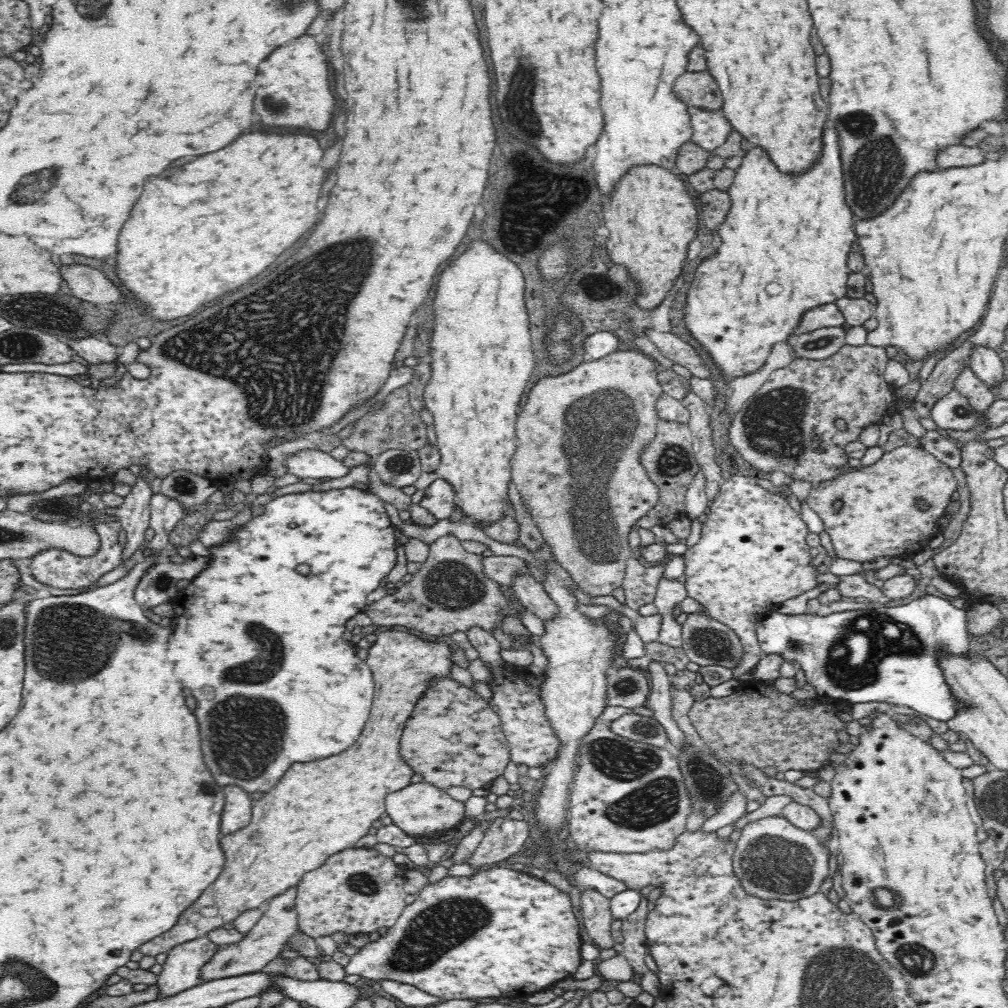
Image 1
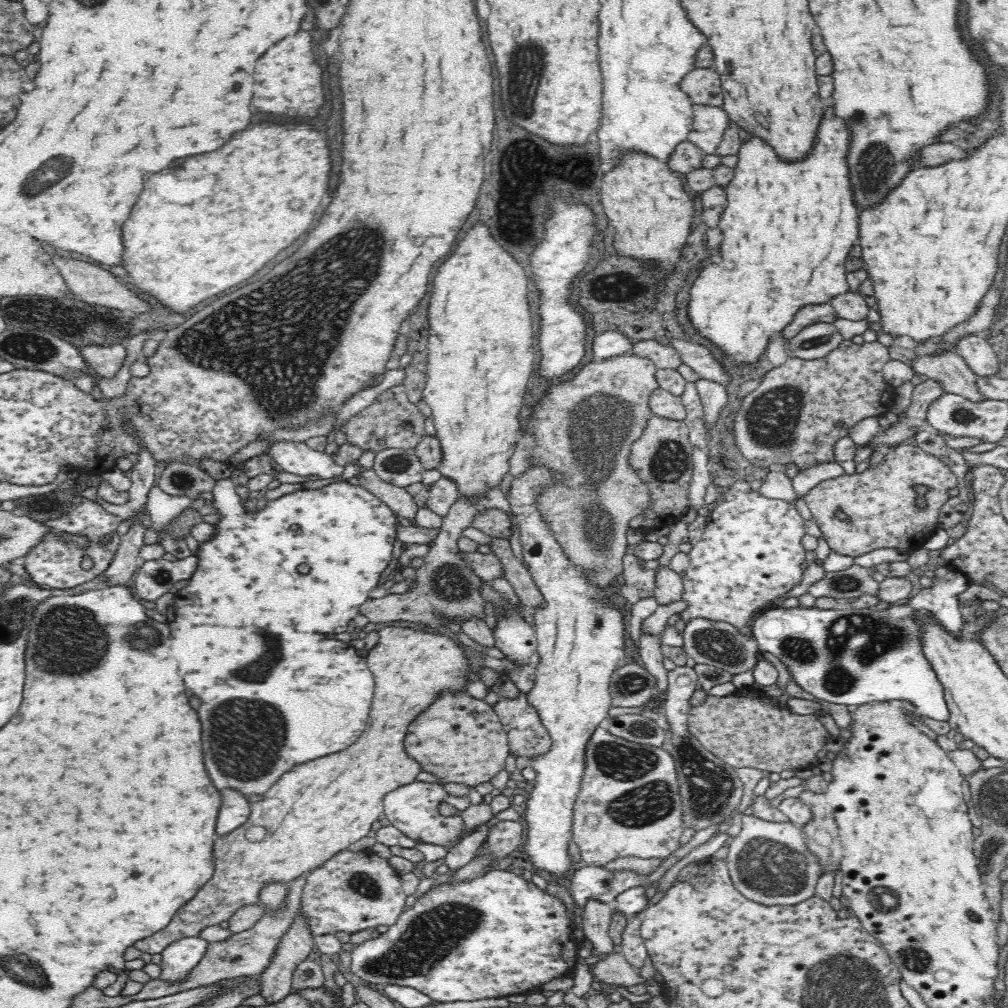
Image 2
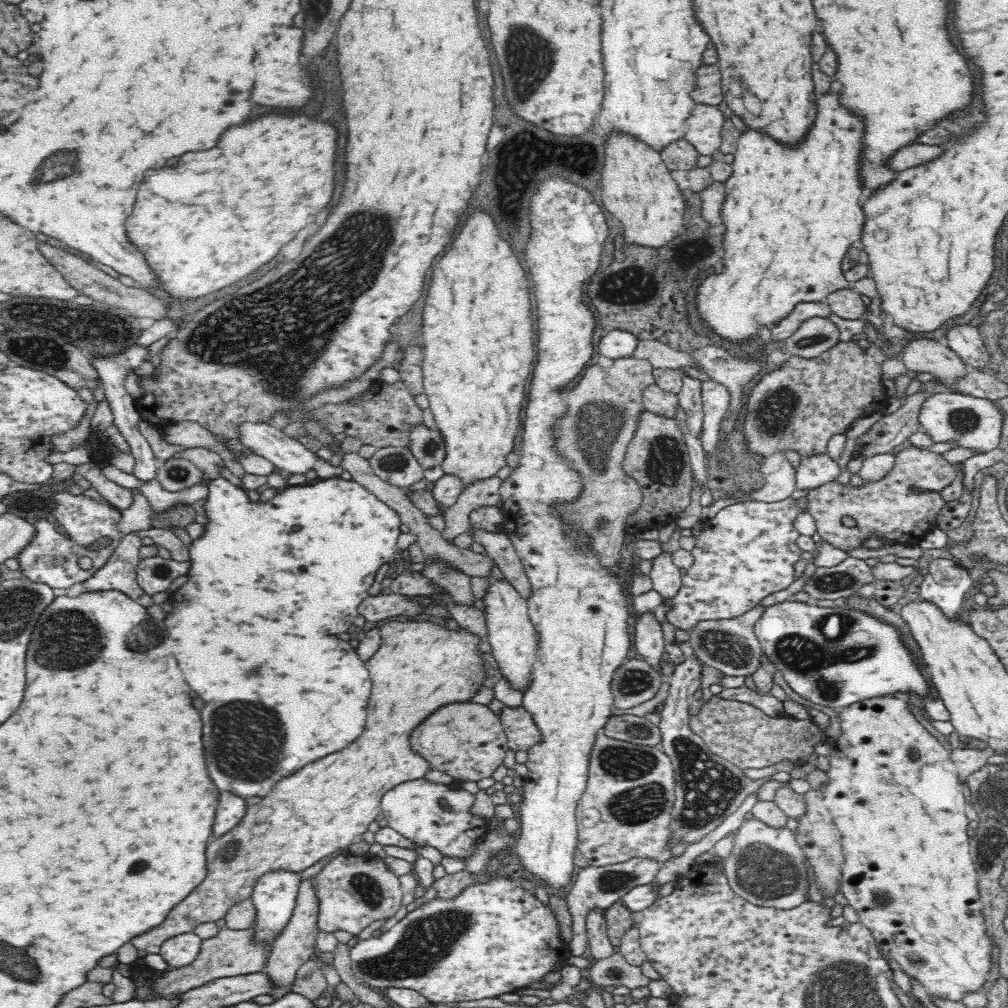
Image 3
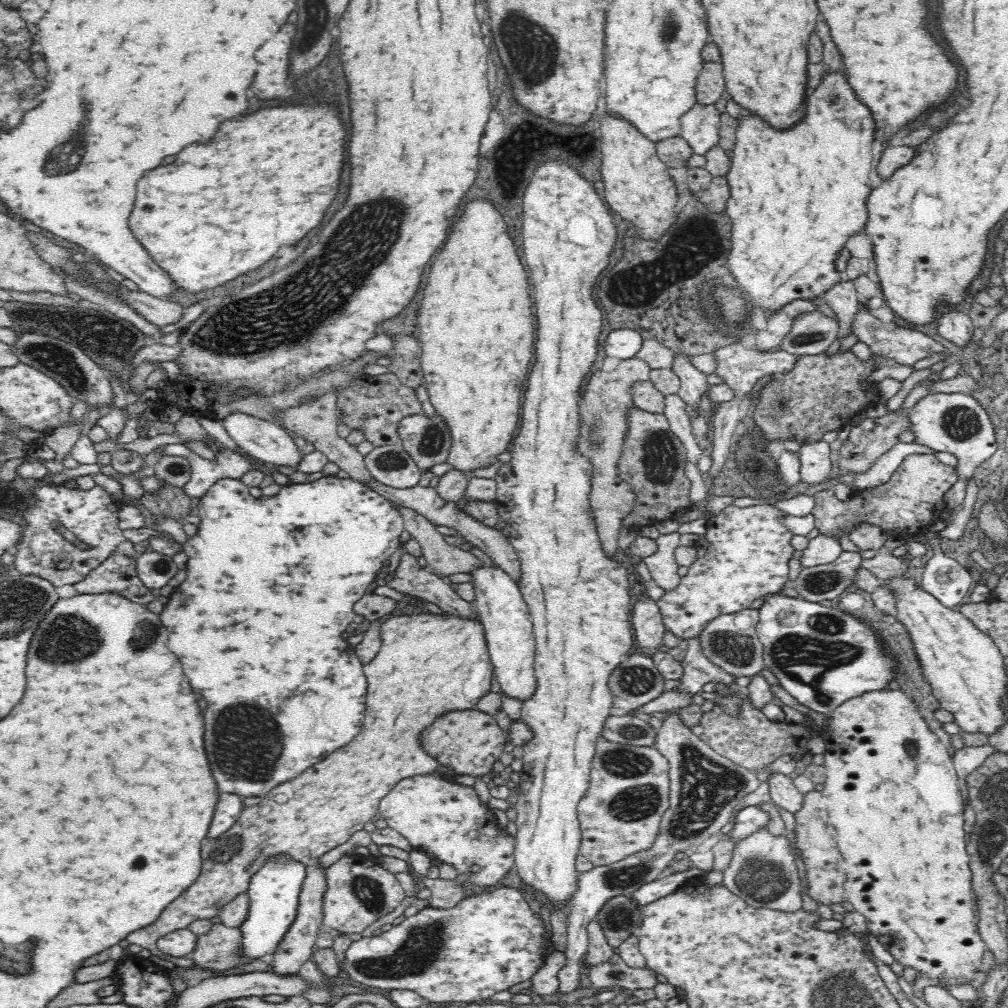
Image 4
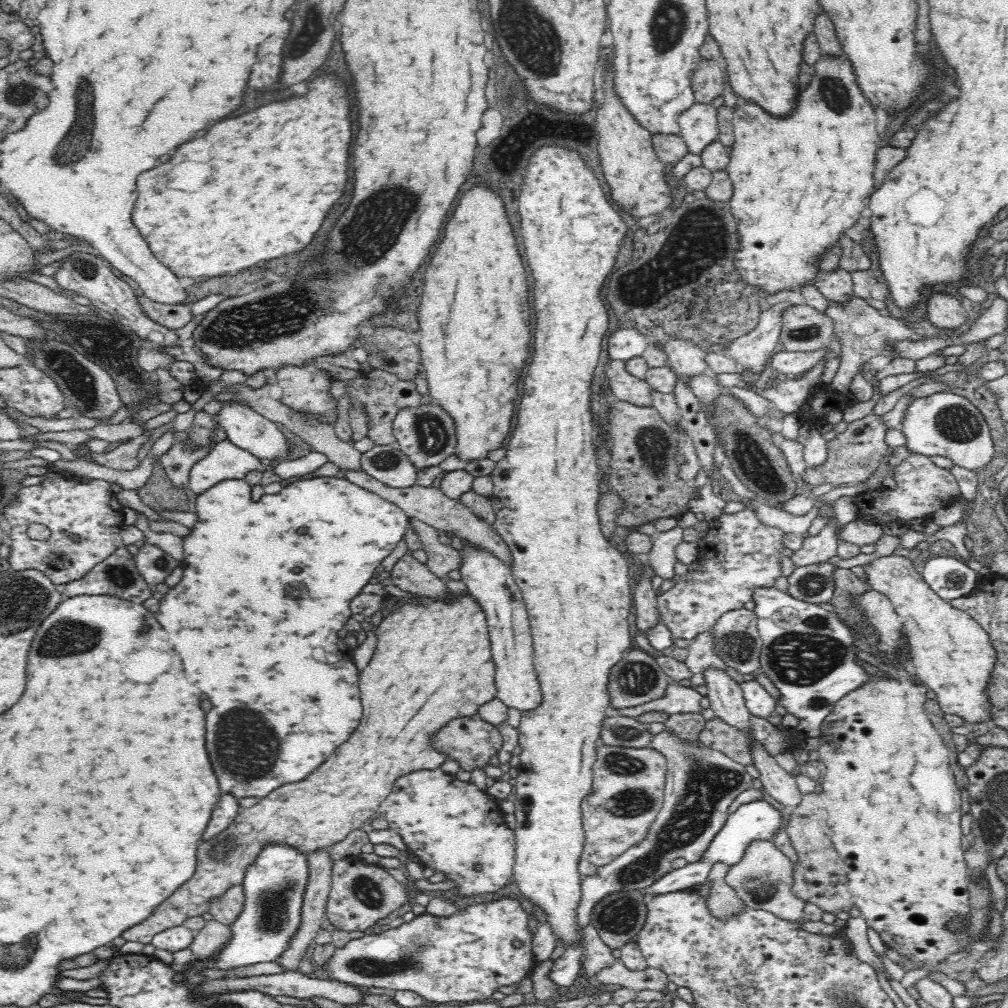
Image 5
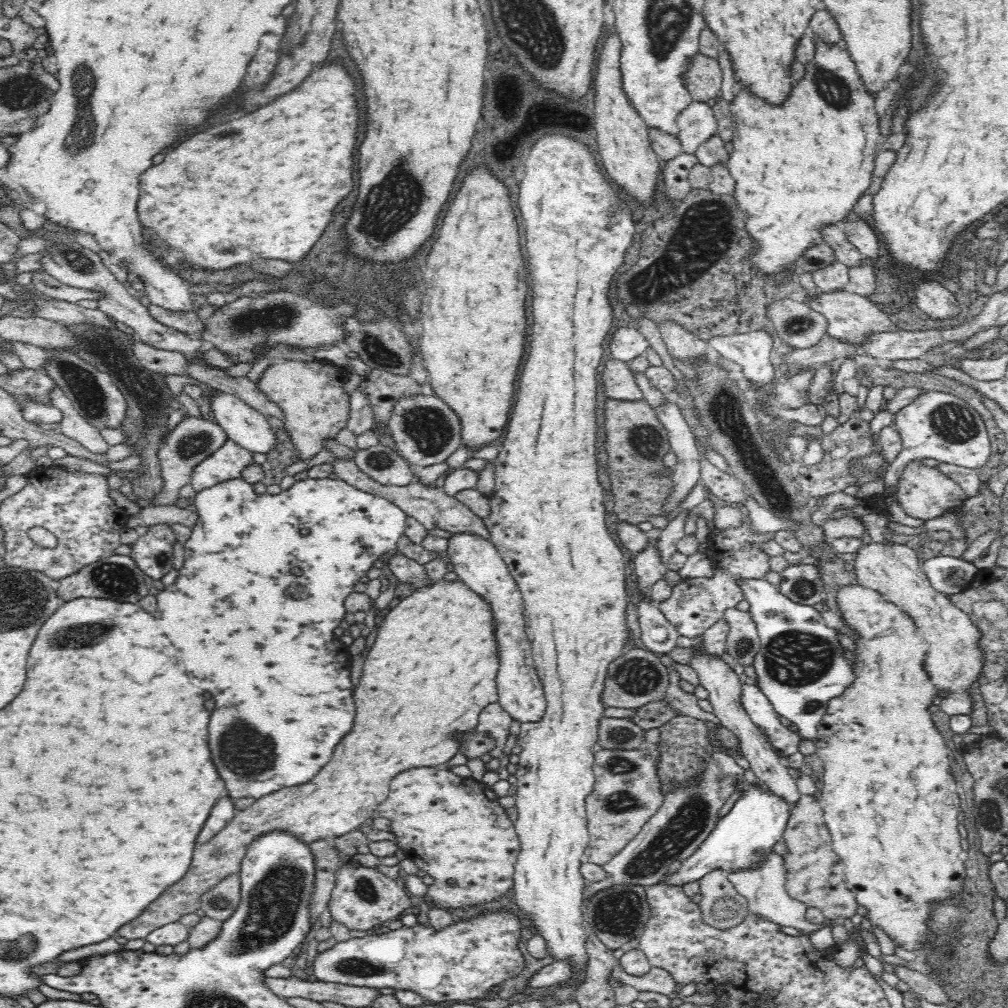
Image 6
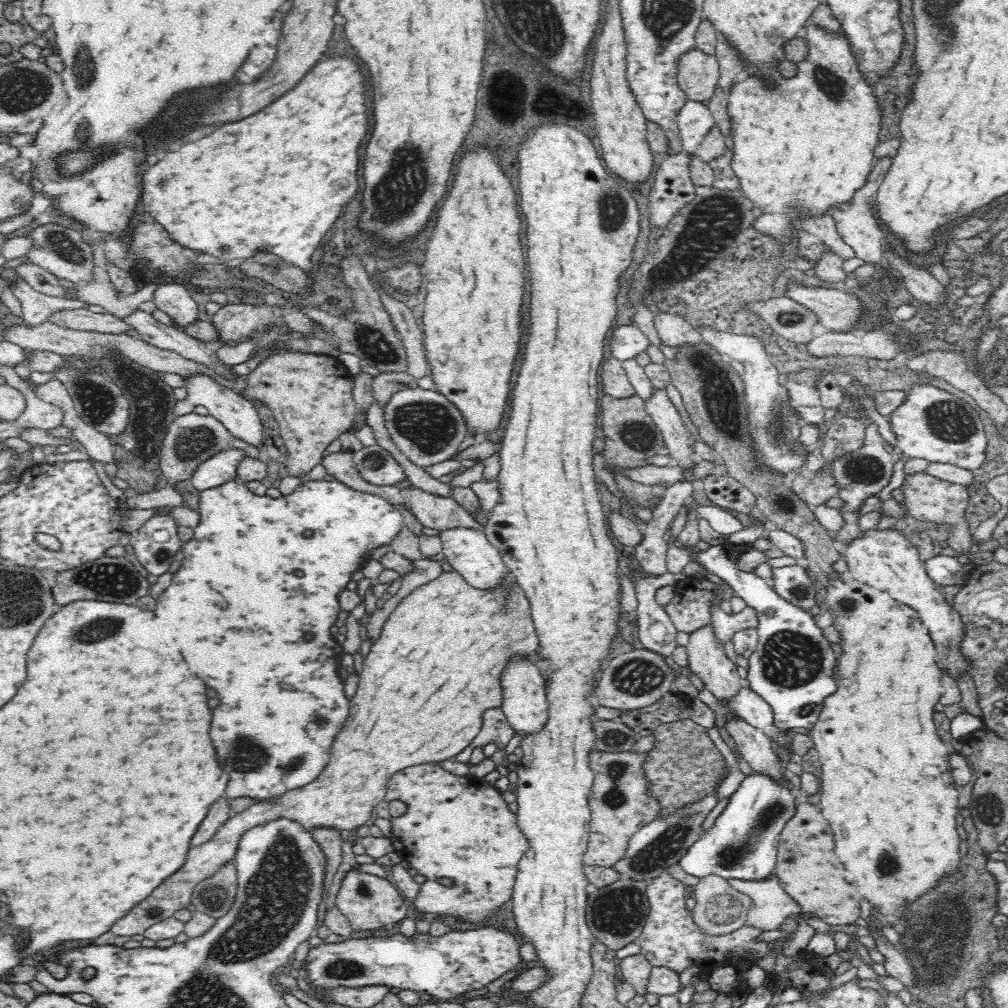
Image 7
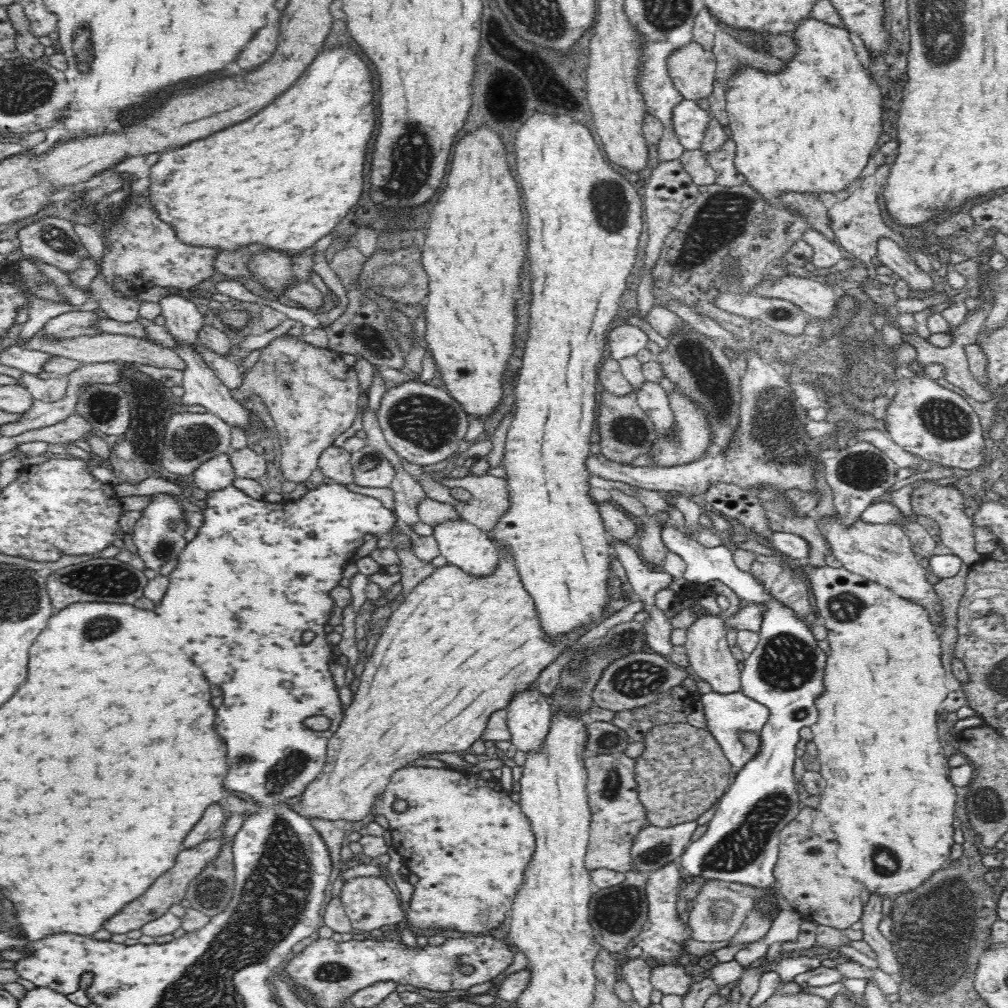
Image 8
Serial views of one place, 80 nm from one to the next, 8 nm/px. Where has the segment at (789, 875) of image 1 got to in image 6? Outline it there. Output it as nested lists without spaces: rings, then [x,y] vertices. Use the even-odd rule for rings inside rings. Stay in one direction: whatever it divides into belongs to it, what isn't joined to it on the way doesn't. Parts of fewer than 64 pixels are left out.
[[[774,852],[768,854],[764,864],[758,870],[736,871],[727,874],[728,881],[735,887],[735,890],[749,903],[749,914],[756,915],[758,919],[774,922],[780,926],[792,926],[798,929],[798,935],[810,936],[821,926],[810,923],[806,919],[807,906],[802,902],[791,898],[785,890],[786,868],[784,867],[783,856],[778,856]]]

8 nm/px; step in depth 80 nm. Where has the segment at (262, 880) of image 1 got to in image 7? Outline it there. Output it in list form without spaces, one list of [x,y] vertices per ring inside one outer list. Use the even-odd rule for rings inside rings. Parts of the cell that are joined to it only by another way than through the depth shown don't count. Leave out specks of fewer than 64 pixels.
[[[442,570],[438,578],[418,586],[395,606],[380,636],[371,644],[370,652],[363,659],[358,692],[350,700],[350,716],[344,728],[336,733],[330,748],[330,758],[319,776],[306,786],[288,791],[272,804],[257,803],[243,812],[232,814],[212,839],[188,850],[180,870],[166,878],[148,899],[136,904],[136,908],[128,912],[128,916],[120,918],[110,930],[118,936],[143,934],[150,926],[188,906],[193,889],[199,883],[212,876],[218,868],[234,862],[243,833],[271,819],[288,816],[288,819],[296,819],[310,832],[319,827],[355,832],[370,820],[372,809],[384,798],[390,778],[395,772],[416,764],[448,760],[460,754],[478,736],[483,725],[483,714],[502,704],[501,678],[514,657],[524,657],[541,665],[543,656],[539,656],[539,638],[534,630],[530,601],[509,570],[494,588],[470,586],[455,570]]]

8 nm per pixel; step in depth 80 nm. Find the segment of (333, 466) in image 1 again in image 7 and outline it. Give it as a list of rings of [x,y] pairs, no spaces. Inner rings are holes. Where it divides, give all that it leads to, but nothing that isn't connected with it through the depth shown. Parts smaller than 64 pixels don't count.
[[[195,373],[186,377],[185,386],[187,395],[184,400],[176,402],[174,413],[176,417],[184,414],[192,413],[197,406],[203,406],[208,409],[210,416],[217,418],[224,427],[226,427],[232,436],[242,438],[244,442],[252,444],[252,446],[260,446],[264,440],[264,432],[262,431],[262,422],[258,417],[259,412],[254,409],[250,401],[238,395],[230,387],[220,382],[214,377],[206,375],[206,373]]]

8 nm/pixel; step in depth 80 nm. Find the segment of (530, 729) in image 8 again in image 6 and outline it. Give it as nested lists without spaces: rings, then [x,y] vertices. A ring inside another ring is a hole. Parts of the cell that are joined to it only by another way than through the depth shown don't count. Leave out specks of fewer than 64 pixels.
[[[452,532],[447,541],[445,552],[457,576],[470,590],[483,596],[492,607],[499,644],[496,682],[500,705],[508,712],[511,720],[520,724],[541,721],[547,707],[545,692],[535,669],[531,642],[527,636],[523,594],[510,574],[510,569],[489,539],[471,532]]]

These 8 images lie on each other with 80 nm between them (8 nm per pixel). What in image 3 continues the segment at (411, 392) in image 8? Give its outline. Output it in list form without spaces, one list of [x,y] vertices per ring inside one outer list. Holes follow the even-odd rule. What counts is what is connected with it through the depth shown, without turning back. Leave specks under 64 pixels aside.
[[[415,423],[408,428],[408,448],[421,464],[422,469],[441,466],[446,456],[444,435],[438,426],[429,428]]]

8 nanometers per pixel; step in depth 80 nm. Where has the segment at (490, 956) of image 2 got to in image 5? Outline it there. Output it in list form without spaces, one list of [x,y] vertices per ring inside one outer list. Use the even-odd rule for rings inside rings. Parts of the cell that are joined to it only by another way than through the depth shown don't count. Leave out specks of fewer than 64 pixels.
[[[502,898],[497,902],[488,902],[488,904],[476,904],[476,906],[470,906],[464,911],[457,912],[452,916],[446,918],[434,917],[424,913],[421,915],[416,915],[411,922],[403,923],[396,928],[388,928],[381,930],[375,930],[371,935],[364,935],[361,938],[356,938],[346,942],[344,946],[337,947],[334,950],[334,954],[330,956],[330,959],[322,966],[321,972],[328,975],[328,979],[332,979],[338,982],[343,982],[354,986],[375,986],[376,988],[385,988],[391,992],[396,990],[411,990],[416,992],[424,998],[425,1001],[430,1001],[432,1004],[437,1005],[440,1003],[449,1004],[463,1004],[463,1003],[474,1003],[479,1001],[491,1000],[494,990],[500,988],[500,986],[510,986],[516,984],[519,980],[522,980],[524,976],[530,974],[531,970],[535,966],[535,957],[532,953],[532,937],[535,929],[528,918],[528,914],[524,912],[520,902],[518,900],[510,900],[510,898]],[[514,942],[522,942],[522,946],[514,946]]]

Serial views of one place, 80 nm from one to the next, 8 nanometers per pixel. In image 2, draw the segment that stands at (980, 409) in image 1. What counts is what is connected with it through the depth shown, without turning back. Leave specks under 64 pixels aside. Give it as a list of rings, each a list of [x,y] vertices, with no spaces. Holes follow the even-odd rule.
[[[935,351],[919,356],[916,353],[911,369],[914,373],[926,375],[928,379],[941,384],[944,393],[959,394],[971,402],[986,399],[982,393],[978,393],[977,375],[958,354]]]

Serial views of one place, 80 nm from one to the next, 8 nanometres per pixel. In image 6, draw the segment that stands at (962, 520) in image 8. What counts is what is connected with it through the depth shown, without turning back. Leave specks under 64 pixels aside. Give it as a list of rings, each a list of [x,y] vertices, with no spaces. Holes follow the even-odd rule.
[[[910,461],[904,468],[900,484],[896,492],[897,501],[904,508],[908,516],[918,518],[925,522],[947,514],[958,514],[958,508],[964,505],[968,498],[966,492],[954,482],[940,474],[935,467],[928,467],[920,461]]]

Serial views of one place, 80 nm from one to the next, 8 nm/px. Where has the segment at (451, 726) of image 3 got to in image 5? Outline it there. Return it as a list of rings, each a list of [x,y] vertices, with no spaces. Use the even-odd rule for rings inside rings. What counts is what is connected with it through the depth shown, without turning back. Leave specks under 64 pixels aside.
[[[462,717],[451,720],[443,726],[437,733],[433,734],[433,745],[448,758],[457,760],[464,770],[472,770],[476,766],[485,768],[486,764],[495,760],[500,747],[502,746],[502,736],[492,723],[484,722],[476,717]]]

